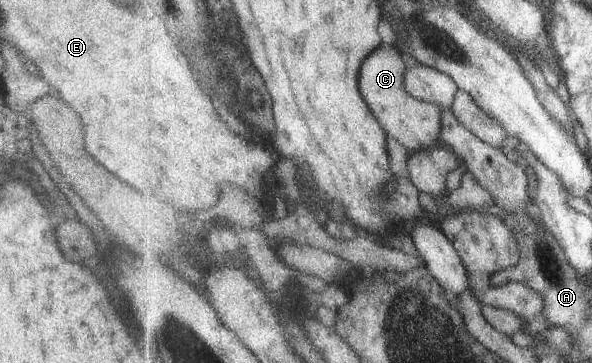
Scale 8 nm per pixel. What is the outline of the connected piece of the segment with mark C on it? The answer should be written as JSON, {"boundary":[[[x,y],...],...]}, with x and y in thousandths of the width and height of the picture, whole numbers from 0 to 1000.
{"boundary":[[[672,121],[639,132],[622,163],[622,179],[615,179],[611,256],[649,355],[655,355],[659,377],[676,388],[693,416],[713,416],[736,399],[747,377],[747,300],[736,284],[709,278],[686,245],[686,201],[693,176]]]}

